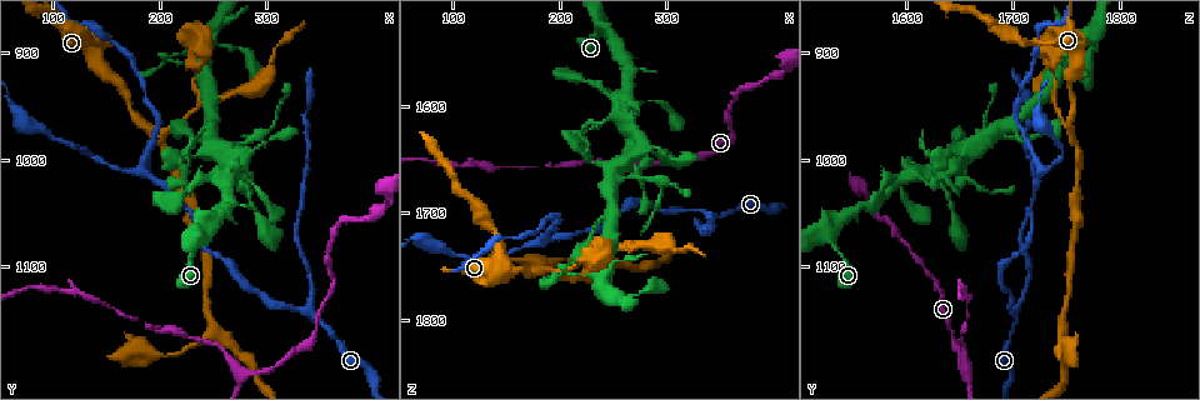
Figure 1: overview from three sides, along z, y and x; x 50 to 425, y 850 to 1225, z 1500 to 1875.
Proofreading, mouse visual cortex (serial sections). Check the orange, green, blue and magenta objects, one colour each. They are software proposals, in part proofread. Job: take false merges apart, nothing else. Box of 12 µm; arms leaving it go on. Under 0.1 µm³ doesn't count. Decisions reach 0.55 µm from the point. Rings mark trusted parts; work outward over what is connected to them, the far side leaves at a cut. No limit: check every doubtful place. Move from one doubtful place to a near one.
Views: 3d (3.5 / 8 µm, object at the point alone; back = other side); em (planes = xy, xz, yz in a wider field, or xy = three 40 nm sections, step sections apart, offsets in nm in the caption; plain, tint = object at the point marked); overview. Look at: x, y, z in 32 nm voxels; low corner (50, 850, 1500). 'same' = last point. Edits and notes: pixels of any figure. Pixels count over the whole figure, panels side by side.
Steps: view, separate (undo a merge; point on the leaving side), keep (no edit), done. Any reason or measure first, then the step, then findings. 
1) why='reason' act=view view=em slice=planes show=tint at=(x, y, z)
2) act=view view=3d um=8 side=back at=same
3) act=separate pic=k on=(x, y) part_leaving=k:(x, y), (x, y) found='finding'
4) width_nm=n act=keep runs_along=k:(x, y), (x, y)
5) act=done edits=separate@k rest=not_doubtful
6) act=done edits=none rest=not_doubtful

why='abrupt turn' act=view view=3d um=8 at=(216, 994, 1636)

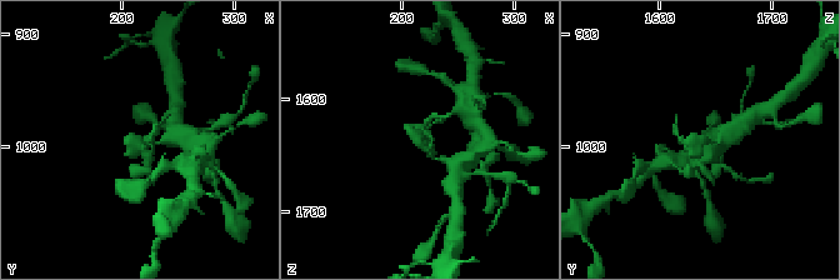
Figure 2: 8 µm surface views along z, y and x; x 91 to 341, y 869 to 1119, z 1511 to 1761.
act=view view=3d um=3.5 at=(214, 994, 1640)

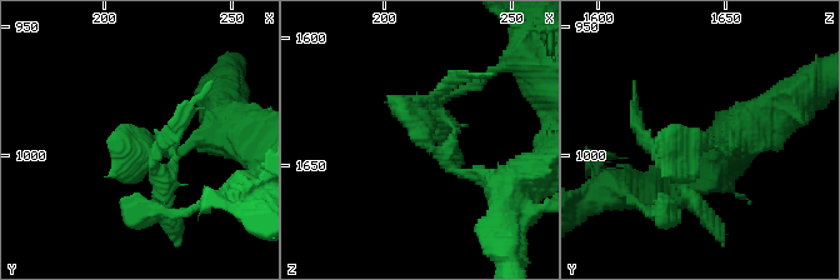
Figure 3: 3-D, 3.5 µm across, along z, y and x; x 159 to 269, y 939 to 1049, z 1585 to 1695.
act=keep runs_along=3:(485, 176), (420, 131), (448, 84) found='all the same cell'

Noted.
act=view view=3d um=3.5 at=(190, 974, 1752)

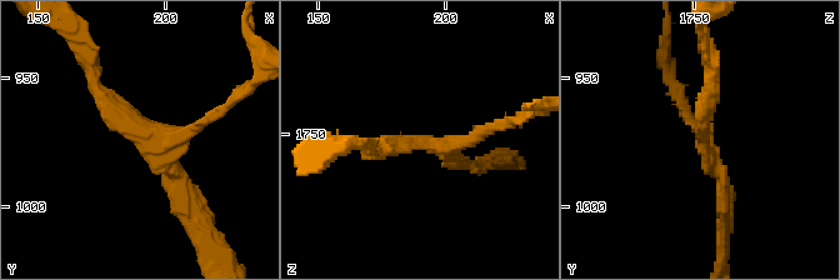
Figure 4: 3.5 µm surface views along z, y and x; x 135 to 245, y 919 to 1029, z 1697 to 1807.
arms=3 arm_widths_nm=200,200,200 why='shape alone is not enough' act=view view=em slice=xy step=5 show=plain at=(192, 972, 1753)

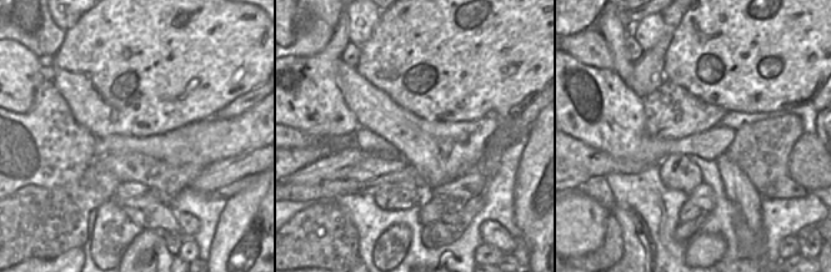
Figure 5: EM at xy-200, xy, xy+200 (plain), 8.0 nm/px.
act=view view=em slice=xy step=5 show=tint at=same

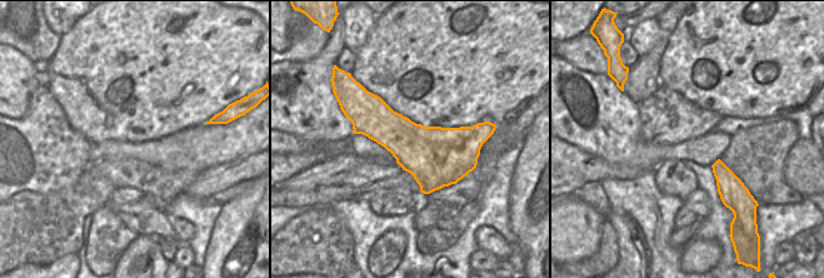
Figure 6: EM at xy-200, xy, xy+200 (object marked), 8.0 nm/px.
act=keep runs_along=4:(90, 74), (190, 200) found='one cell here'

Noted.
why='three arms meet' act=view view=3d um=3.5 at=(240, 948, 1738)

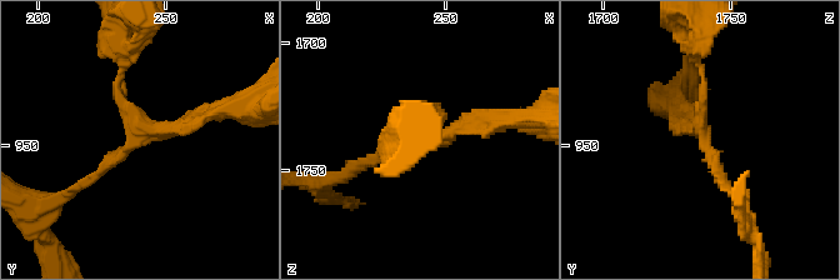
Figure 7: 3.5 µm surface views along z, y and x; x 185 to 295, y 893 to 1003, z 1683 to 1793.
arms=3 arm_widths_nm=100,150,200 why='now the EM' act=view view=em slice=xy step=5 show=tint at=(240, 948, 1739)

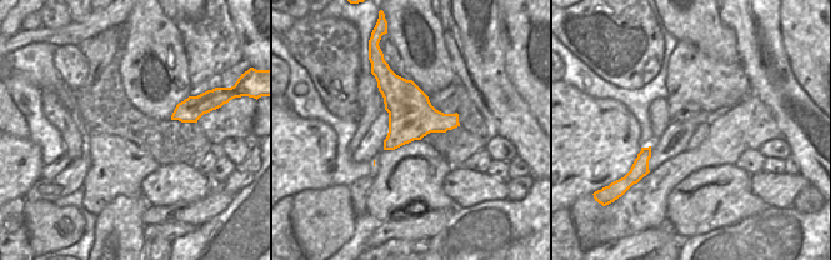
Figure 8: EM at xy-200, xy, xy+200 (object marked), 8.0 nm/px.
act=keep runs_along=7:(78, 186), (139, 136), (116, 60) found='continuous, no second cell'

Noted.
why='arms part here' act=view view=3d um=3.5 at=(342, 1140, 1704)

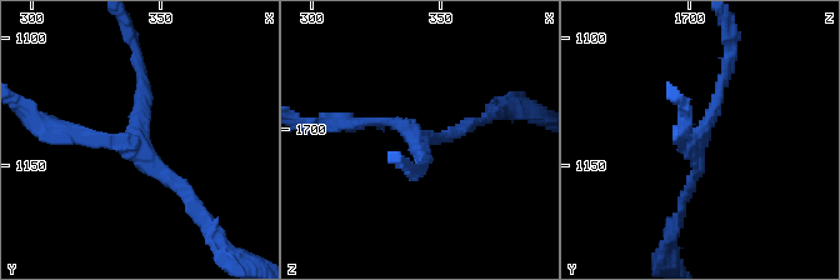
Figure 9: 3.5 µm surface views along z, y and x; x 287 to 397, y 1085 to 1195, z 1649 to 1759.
arms=3 arm_widths_nm=150,150,150 act=view view=em slice=xy step=2 show=plain at=(341, 1141, 1703)

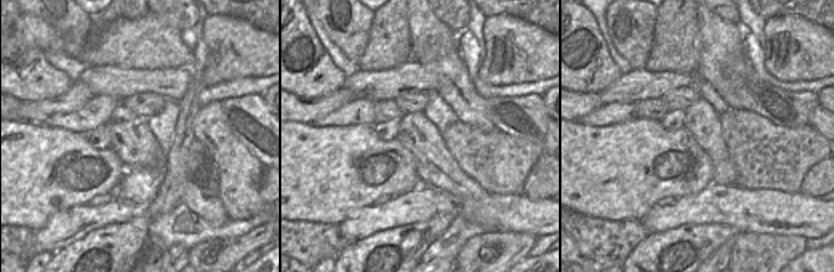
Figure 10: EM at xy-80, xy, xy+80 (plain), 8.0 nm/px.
why='where the object lies' act=view view=em slice=xy step=2 show=tint at=same

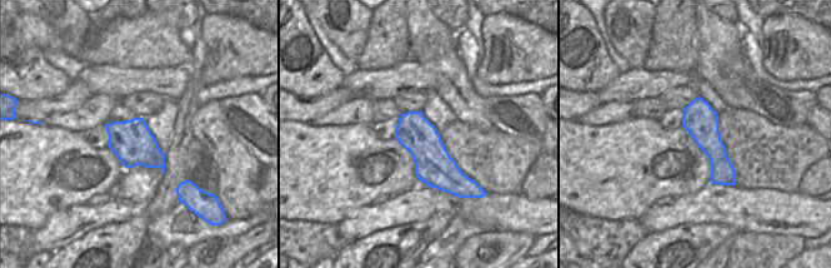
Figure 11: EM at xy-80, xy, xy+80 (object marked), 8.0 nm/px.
act=keep runs_along=9:(193, 205), (139, 144), (58, 133) found='one cell here'

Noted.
why='sharp bend' act=view view=3d um=3.5 at=(184, 1012, 1726)

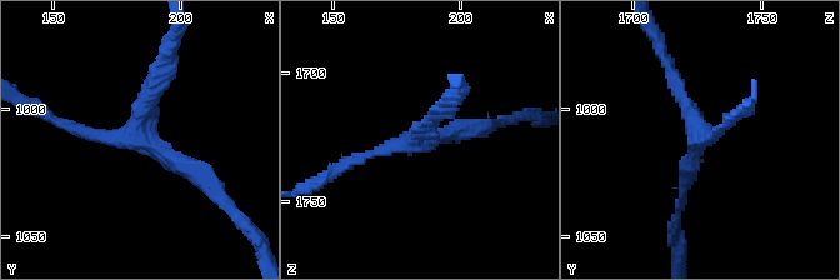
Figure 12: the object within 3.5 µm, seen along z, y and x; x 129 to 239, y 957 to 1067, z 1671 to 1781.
arms=3 arm_widths_nm=150,200,250 why='shape alone is not enough' act=view view=em slice=xy step=1 show=tint at=(183, 1009, 1726)

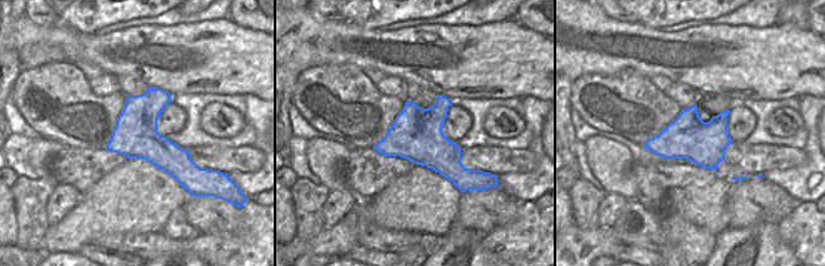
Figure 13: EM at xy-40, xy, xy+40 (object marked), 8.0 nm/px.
act=keep runs_along=12:(205, 180), (136, 134), (60, 123) found='all the same cell'

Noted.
act=done edits=none rest=not_doubtful

